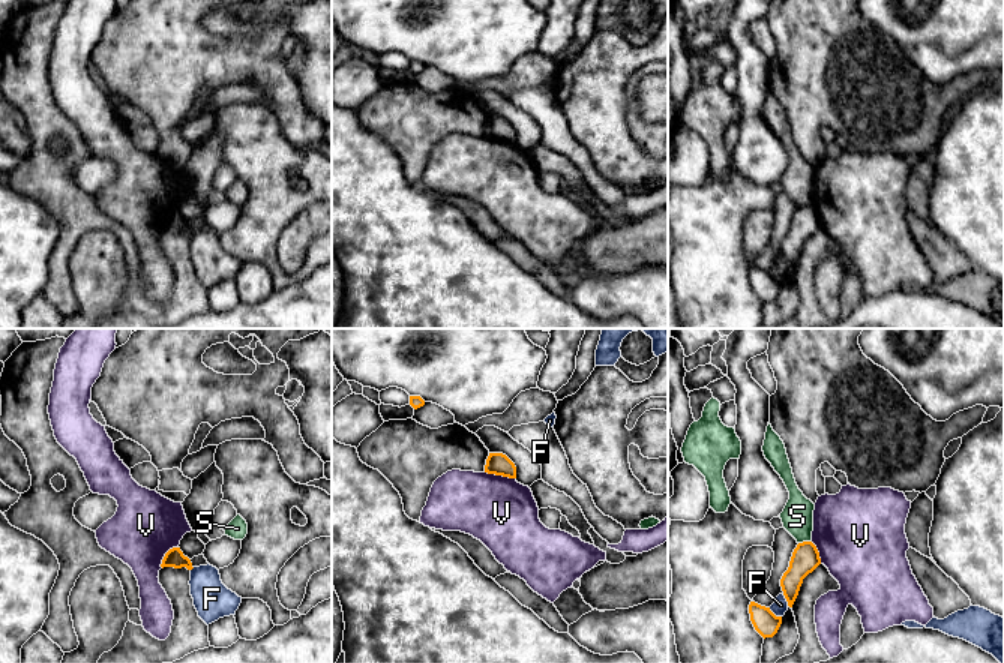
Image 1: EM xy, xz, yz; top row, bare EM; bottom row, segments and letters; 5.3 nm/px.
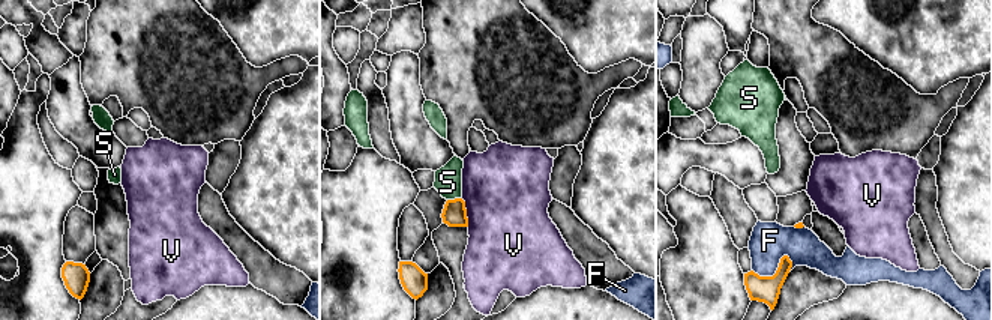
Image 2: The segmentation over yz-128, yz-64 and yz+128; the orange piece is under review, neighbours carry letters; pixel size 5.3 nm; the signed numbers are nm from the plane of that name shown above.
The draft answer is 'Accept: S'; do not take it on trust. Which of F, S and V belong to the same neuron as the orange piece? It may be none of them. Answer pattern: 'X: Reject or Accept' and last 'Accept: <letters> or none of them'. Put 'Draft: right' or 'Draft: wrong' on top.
Draft: wrong
F: Reject
S: Reject
V: Reject
Accept: none of them

